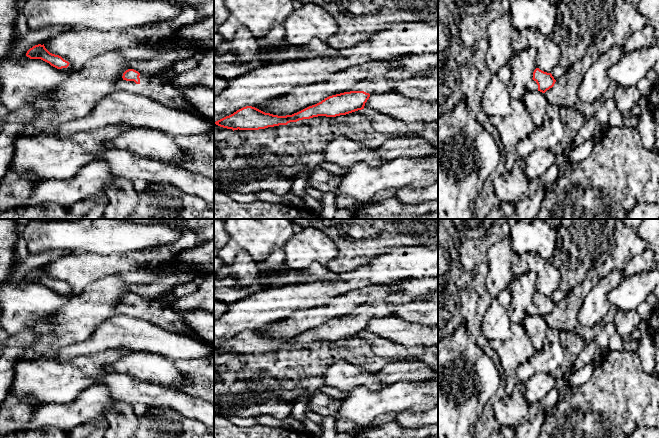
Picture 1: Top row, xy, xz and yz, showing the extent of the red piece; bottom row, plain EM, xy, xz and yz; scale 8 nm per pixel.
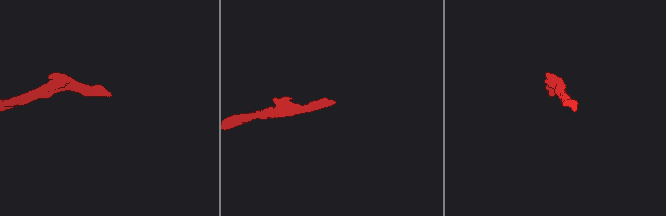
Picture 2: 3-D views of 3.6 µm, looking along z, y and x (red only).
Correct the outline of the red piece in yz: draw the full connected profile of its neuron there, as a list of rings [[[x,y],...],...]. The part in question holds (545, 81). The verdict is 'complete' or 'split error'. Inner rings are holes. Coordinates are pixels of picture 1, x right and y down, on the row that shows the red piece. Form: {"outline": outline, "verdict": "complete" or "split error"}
{"outline": [[[536,68],[533,72],[533,78],[528,82],[526,86],[527,91],[540,91],[545,93],[552,88],[556,80],[551,73],[544,72],[539,68]]], "verdict": "split error"}

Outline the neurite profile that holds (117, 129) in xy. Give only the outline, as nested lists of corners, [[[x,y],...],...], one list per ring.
[[[115,124],[72,135],[27,130],[14,142],[9,168],[40,180],[67,180],[86,163],[98,159],[98,154],[106,149],[105,141],[130,128]]]

